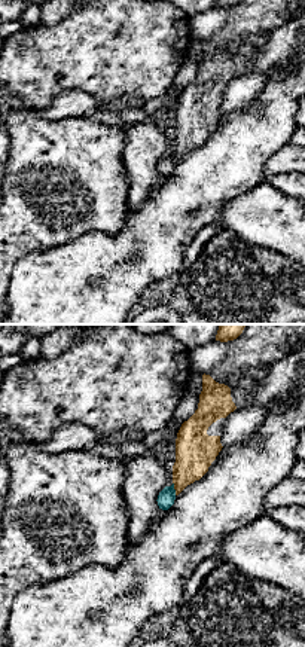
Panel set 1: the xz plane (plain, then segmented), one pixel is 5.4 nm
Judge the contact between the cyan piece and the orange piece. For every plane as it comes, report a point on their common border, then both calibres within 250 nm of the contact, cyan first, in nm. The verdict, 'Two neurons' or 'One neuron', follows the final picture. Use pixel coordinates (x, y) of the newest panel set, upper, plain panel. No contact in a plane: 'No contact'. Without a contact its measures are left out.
Touches cyan at (173, 155). Thickness 90 nm (cyan) against 220 nm

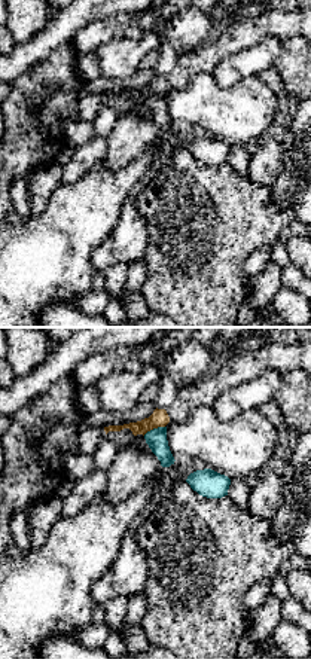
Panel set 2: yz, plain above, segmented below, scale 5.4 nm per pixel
Touches cyan at (154, 95). Thickness 110 nm (cyan) against 100 nm

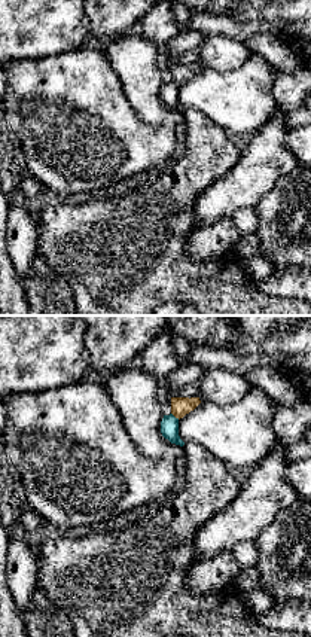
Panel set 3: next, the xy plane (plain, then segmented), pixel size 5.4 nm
Touches cyan at (174, 84). Thickness 100 nm (cyan) against 100 nm

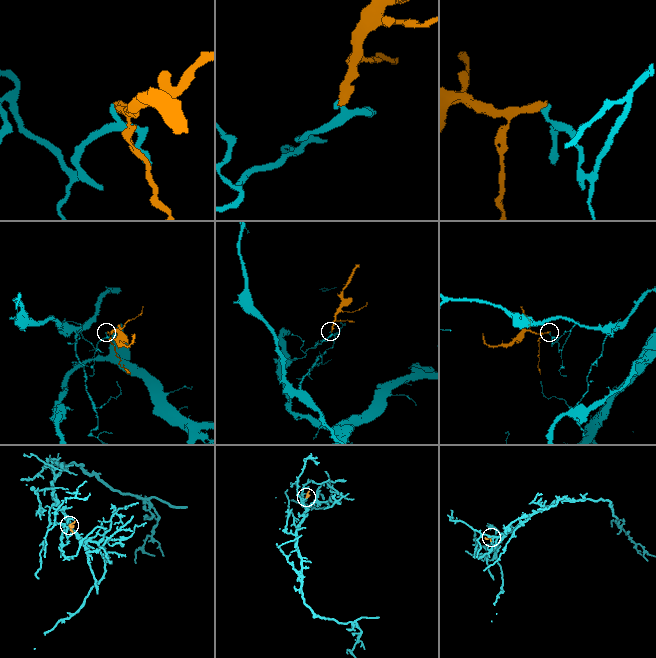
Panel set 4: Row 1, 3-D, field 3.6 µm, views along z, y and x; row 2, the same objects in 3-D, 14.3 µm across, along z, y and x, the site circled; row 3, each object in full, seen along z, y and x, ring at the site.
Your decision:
Two neurons

